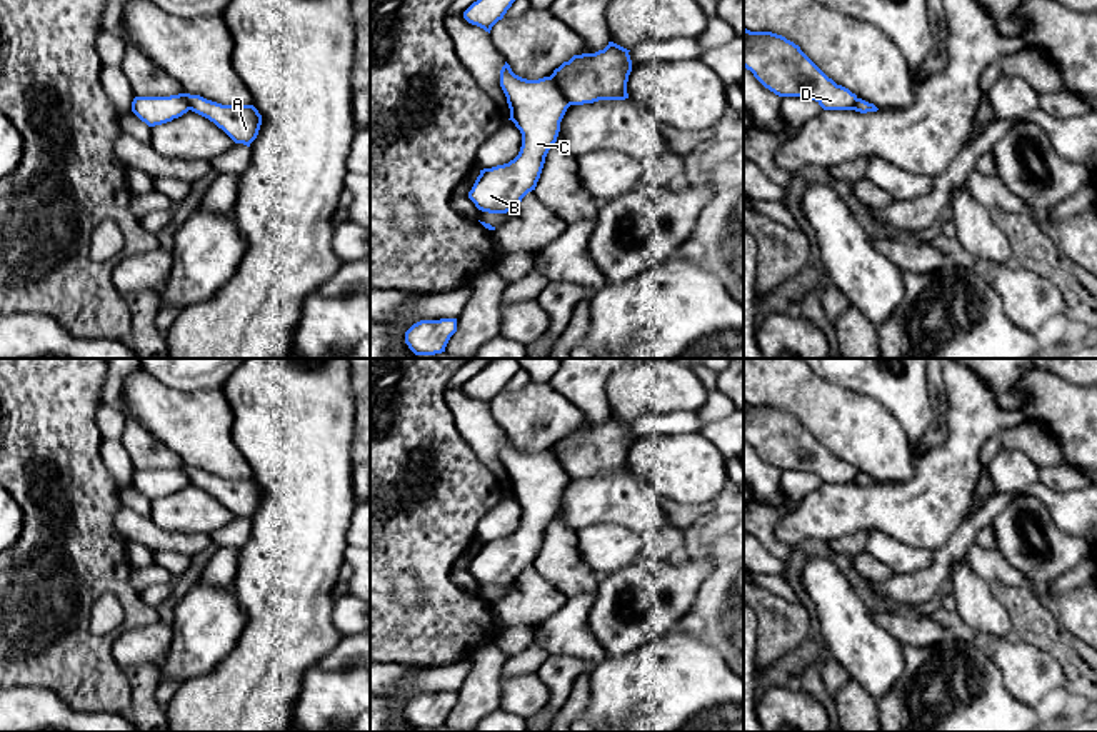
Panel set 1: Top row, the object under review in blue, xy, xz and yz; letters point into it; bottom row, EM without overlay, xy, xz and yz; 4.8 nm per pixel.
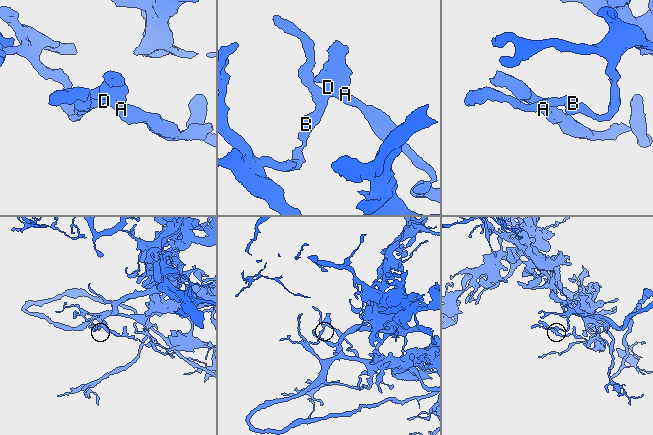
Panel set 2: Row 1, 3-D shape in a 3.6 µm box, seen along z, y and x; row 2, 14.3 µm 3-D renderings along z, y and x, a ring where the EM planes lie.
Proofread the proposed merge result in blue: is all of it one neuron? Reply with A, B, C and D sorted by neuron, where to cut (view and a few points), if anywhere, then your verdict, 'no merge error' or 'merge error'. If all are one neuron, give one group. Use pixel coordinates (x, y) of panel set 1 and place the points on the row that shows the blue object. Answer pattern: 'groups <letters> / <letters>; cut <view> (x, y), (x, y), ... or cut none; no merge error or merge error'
groups A D / B C; cut xz (549, 77), (569, 105); merge error

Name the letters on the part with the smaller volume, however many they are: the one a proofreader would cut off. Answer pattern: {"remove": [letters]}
{"remove": ["A", "D"]}

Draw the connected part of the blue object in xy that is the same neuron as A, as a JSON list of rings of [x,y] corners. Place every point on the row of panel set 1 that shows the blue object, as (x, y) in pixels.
[[[182,93],[192,112],[208,118],[235,143],[250,143],[257,138],[262,115],[253,105],[222,105],[200,95]]]

